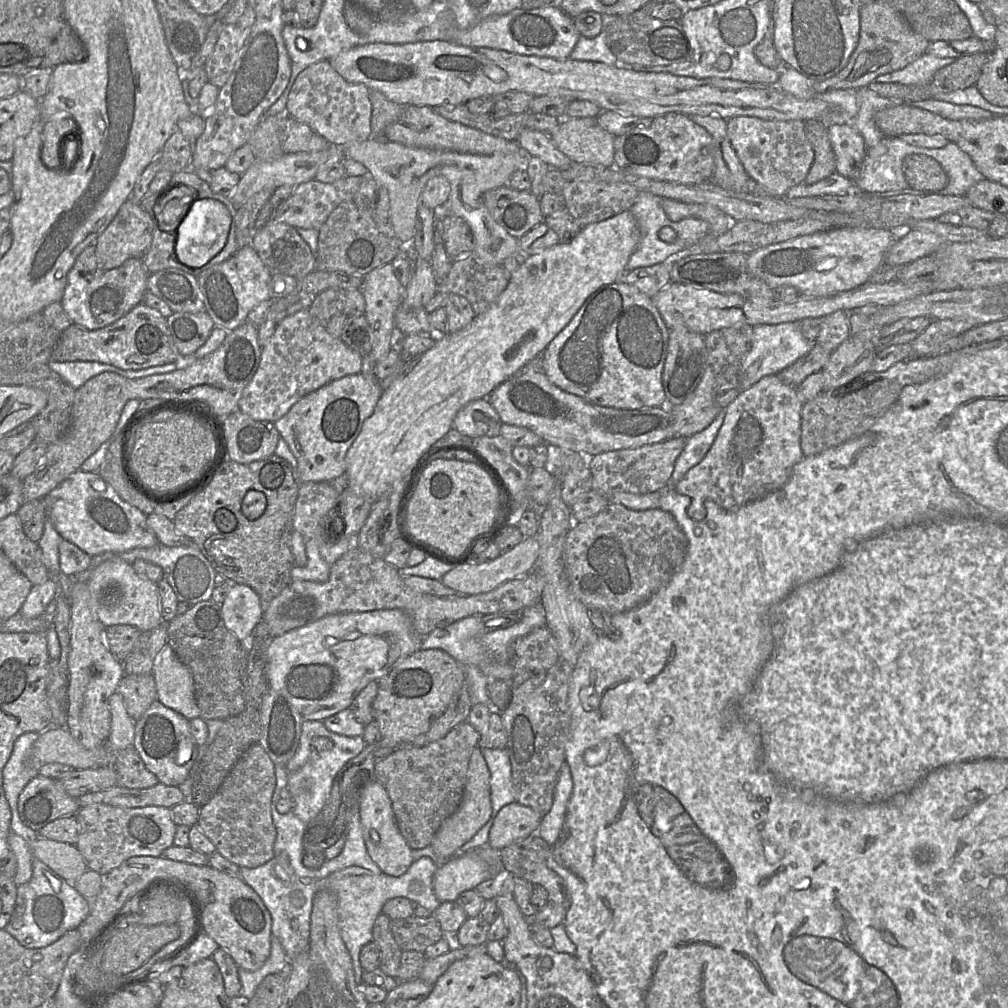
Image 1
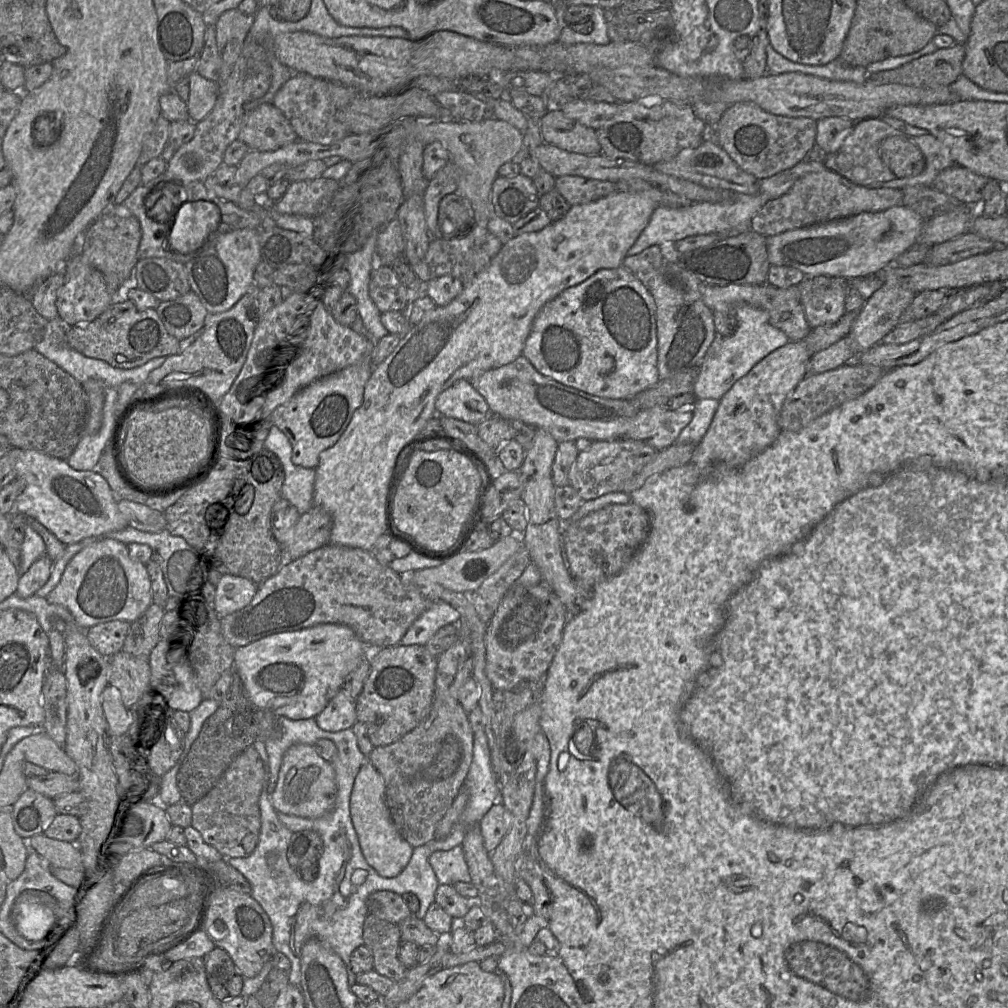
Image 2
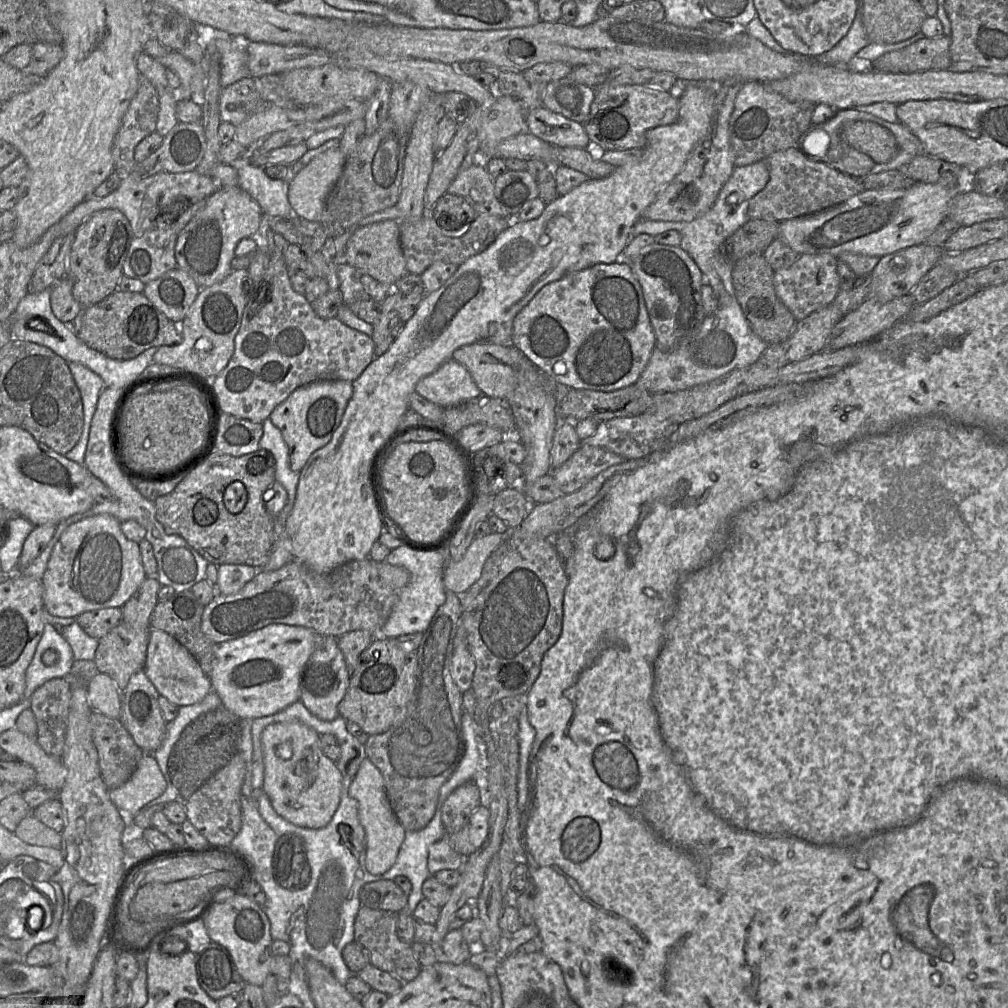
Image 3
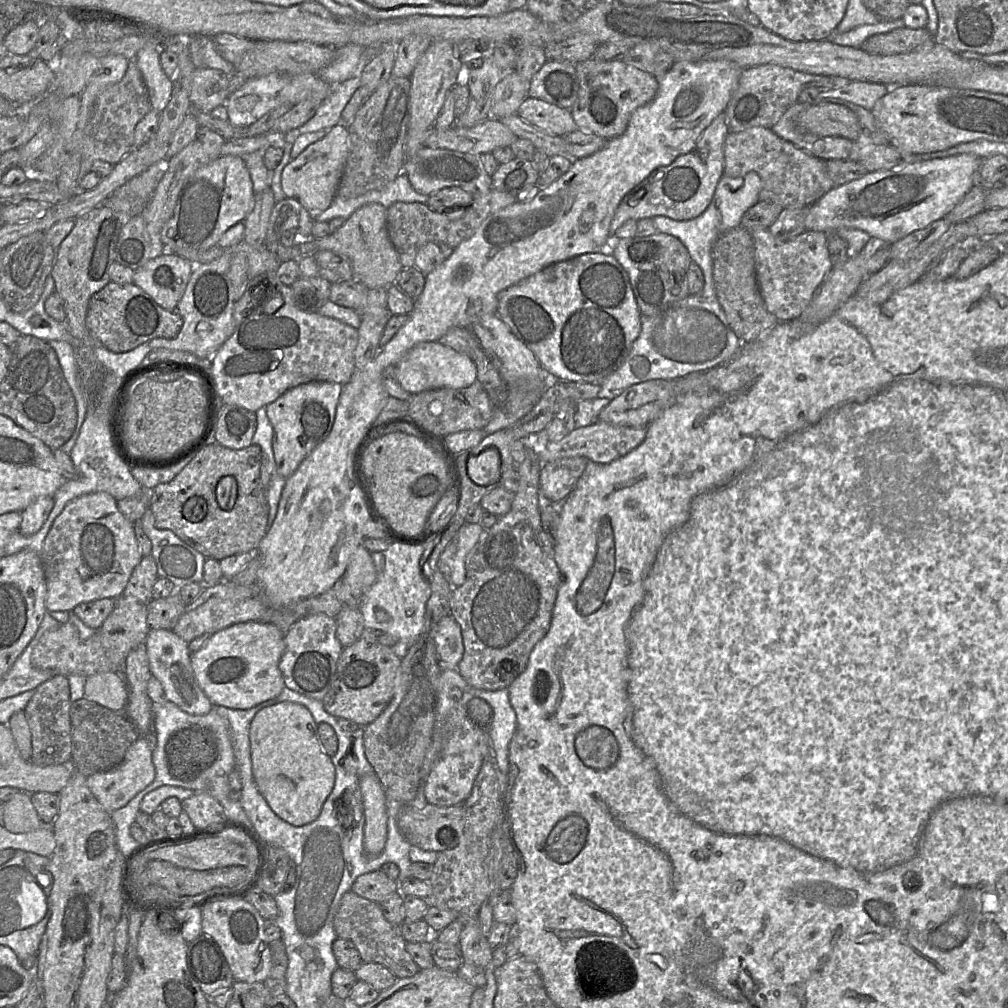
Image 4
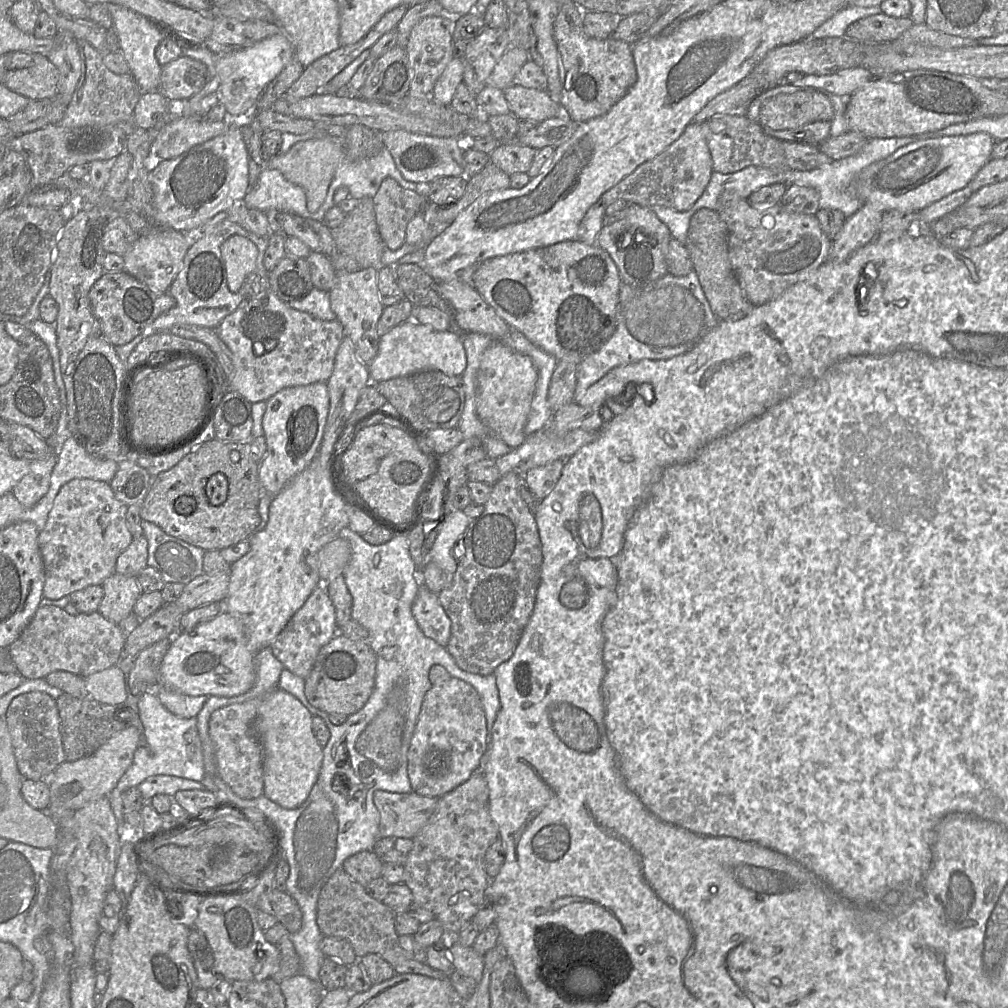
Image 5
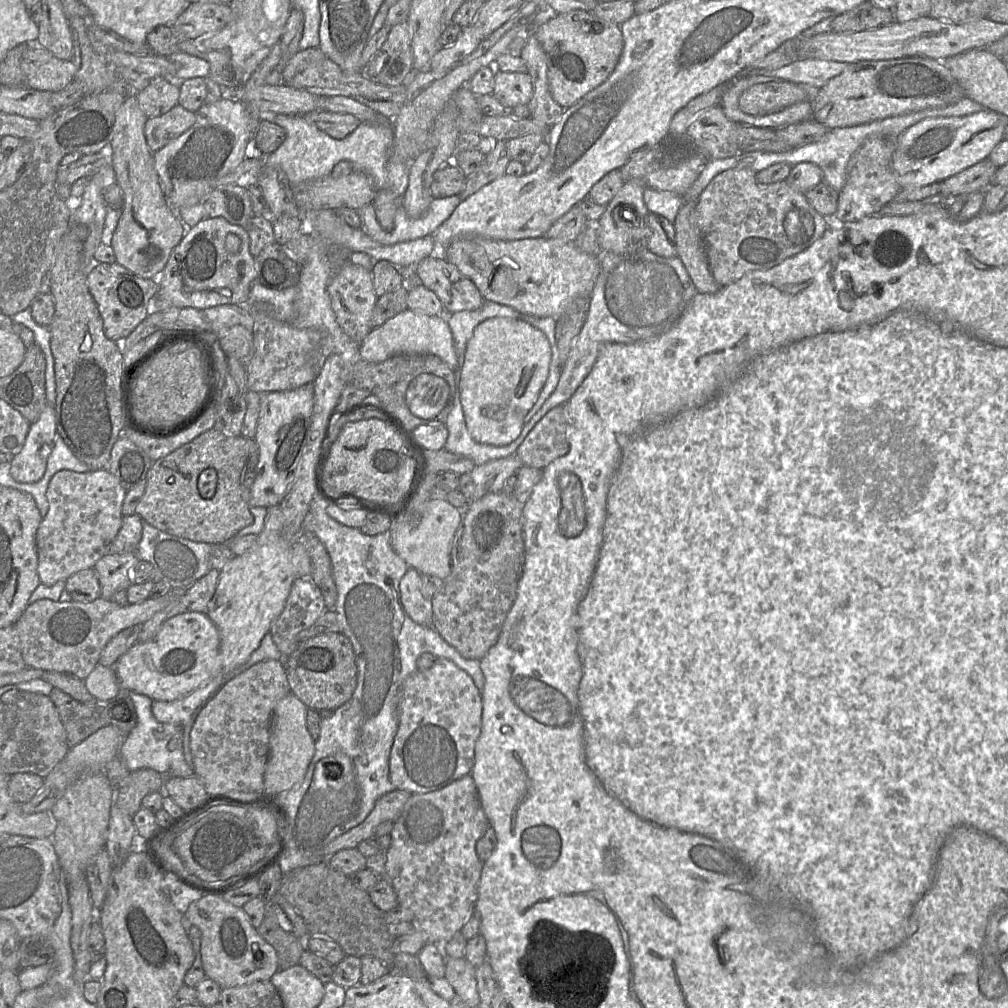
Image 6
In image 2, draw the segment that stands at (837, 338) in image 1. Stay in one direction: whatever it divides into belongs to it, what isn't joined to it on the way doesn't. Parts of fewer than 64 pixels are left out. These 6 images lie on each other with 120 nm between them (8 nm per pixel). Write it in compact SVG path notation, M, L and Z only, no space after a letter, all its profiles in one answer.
M805 277L796 287L799 303L811 329L838 321L846 312L844 281L832 281L828 286L814 283L813 278Z

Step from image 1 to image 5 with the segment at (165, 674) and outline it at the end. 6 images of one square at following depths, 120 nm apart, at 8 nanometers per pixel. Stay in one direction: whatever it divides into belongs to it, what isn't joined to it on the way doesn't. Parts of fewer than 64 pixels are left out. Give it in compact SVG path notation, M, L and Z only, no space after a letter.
M158 685L154 693L168 711L187 719L196 718L208 699L206 695L188 696L162 685Z

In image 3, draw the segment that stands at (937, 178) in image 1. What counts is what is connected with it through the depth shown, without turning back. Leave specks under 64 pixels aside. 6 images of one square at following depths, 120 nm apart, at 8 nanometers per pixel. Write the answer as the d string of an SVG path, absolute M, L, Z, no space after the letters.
M847 122L843 126L842 137L850 146L870 156L876 163L888 163L898 154L898 144L893 133L873 122Z

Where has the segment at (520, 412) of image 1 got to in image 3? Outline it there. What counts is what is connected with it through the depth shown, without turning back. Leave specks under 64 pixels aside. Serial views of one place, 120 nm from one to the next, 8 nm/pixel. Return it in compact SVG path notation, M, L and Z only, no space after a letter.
M485 343L465 345L454 351L452 359L459 362L471 374L478 388L488 397L506 402L514 392L527 394L529 390L544 390L560 403L570 387L560 384L535 366L516 347L499 346Z

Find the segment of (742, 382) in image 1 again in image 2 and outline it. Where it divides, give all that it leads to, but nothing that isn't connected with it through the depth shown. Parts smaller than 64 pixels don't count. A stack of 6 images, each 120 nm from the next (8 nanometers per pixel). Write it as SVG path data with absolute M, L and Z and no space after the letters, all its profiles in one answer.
M739 304L733 308L733 312L738 321L737 330L731 336L716 335L708 348L693 385L696 399L721 399L733 384L745 376L760 360L790 342L785 333L769 323L768 314L763 309Z

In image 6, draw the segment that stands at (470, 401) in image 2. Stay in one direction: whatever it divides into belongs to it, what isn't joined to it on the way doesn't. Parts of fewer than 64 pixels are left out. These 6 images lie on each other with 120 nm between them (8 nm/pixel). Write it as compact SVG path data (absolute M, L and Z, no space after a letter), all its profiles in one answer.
M405 309L371 329L359 345L359 358L368 362L382 362L398 354L429 353L438 356L452 370L457 366L457 356L449 326L442 315L427 315L415 310Z

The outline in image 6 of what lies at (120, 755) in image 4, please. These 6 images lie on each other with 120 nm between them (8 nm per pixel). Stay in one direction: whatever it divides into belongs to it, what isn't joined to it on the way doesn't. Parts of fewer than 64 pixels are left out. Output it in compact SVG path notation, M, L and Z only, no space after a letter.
M120 684L117 697L109 702L82 703L54 687L48 696L58 711L66 732L68 746L74 747L105 726L114 726L122 733L128 734L137 724L137 713L129 693L130 690Z

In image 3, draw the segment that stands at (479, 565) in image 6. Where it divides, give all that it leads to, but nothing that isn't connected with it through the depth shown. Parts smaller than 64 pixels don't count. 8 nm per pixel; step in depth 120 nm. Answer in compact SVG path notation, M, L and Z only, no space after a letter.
M649 456L626 460L602 471L572 494L550 502L531 504L525 520L518 527L511 529L502 544L489 556L480 579L464 594L457 594L462 605L462 624L458 627L454 647L466 643L475 660L471 690L476 702L471 717L478 726L480 737L490 732L489 708L504 698L527 694L540 674L545 653L561 635L564 593L569 579L564 562L552 542L553 537L587 515L624 476L644 466L648 460Z

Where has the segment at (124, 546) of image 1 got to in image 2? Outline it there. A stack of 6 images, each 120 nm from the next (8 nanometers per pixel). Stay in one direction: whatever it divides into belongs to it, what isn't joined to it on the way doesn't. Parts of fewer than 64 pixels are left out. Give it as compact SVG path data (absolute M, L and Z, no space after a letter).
M20 450L15 463L15 480L23 482L23 490L14 502L13 511L34 518L64 545L87 538L104 537L129 526L120 514L117 500L102 475L90 470L75 470L66 460L36 450Z

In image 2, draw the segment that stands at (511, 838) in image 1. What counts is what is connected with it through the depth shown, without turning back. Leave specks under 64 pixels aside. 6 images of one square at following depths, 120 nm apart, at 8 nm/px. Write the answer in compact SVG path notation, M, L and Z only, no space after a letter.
M502 803L492 806L478 823L485 849L490 854L509 832L512 816Z

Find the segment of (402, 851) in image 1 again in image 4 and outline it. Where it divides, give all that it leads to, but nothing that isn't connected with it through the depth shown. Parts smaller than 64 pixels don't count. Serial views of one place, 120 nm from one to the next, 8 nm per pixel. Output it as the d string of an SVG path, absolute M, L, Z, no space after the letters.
M375 772L359 780L365 814L364 849L367 856L377 856L385 848L389 813L387 796Z

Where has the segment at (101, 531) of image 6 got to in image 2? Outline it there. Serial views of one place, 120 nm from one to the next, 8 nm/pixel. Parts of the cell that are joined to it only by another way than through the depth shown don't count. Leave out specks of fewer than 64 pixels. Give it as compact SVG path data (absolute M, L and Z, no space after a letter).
M104 536L71 558L46 601L65 607L81 629L88 629L113 620L132 623L153 603L153 597L146 566L130 557L126 544Z

